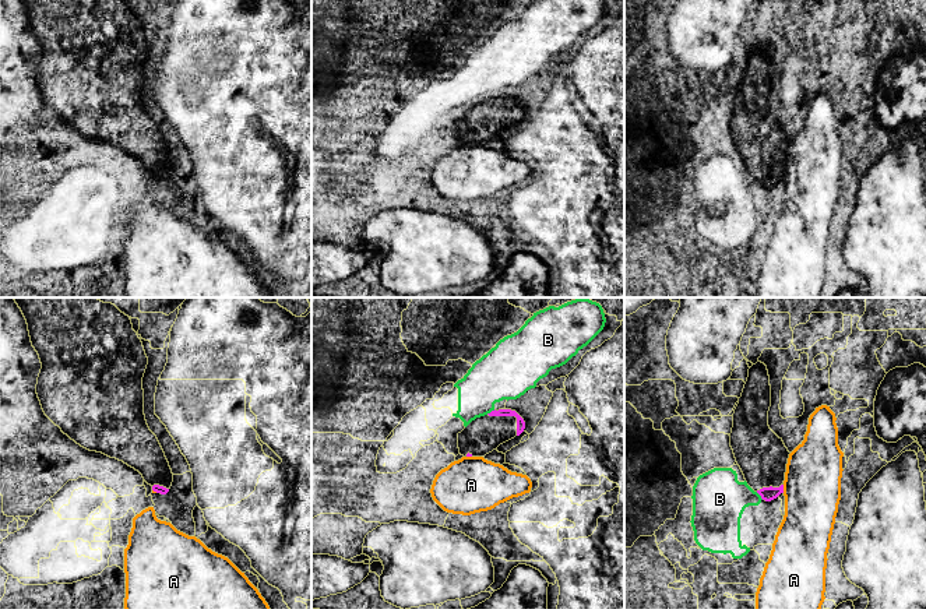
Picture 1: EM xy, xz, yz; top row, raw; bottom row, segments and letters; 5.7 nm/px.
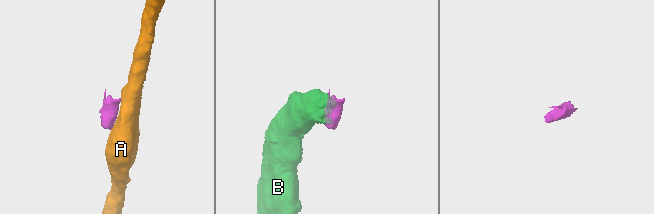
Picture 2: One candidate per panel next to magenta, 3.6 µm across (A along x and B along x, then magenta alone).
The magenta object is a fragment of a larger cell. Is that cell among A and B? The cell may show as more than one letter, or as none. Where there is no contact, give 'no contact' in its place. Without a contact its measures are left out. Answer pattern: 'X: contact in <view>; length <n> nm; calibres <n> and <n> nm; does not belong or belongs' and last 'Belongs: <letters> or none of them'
A: contact in yz; length 50 nm; calibres 80 and 340 nm; does not belong
B: contact in xz; length 60 nm; calibres 50 and 320 nm; does not belong
Belongs: none of them

